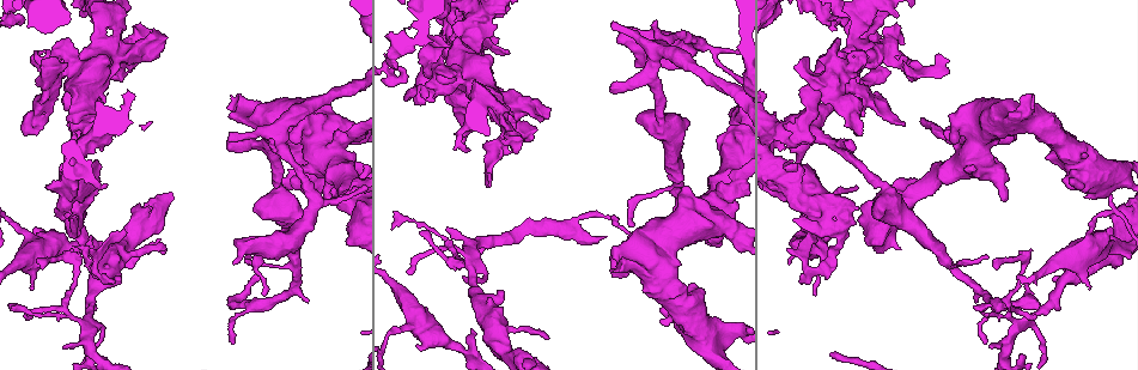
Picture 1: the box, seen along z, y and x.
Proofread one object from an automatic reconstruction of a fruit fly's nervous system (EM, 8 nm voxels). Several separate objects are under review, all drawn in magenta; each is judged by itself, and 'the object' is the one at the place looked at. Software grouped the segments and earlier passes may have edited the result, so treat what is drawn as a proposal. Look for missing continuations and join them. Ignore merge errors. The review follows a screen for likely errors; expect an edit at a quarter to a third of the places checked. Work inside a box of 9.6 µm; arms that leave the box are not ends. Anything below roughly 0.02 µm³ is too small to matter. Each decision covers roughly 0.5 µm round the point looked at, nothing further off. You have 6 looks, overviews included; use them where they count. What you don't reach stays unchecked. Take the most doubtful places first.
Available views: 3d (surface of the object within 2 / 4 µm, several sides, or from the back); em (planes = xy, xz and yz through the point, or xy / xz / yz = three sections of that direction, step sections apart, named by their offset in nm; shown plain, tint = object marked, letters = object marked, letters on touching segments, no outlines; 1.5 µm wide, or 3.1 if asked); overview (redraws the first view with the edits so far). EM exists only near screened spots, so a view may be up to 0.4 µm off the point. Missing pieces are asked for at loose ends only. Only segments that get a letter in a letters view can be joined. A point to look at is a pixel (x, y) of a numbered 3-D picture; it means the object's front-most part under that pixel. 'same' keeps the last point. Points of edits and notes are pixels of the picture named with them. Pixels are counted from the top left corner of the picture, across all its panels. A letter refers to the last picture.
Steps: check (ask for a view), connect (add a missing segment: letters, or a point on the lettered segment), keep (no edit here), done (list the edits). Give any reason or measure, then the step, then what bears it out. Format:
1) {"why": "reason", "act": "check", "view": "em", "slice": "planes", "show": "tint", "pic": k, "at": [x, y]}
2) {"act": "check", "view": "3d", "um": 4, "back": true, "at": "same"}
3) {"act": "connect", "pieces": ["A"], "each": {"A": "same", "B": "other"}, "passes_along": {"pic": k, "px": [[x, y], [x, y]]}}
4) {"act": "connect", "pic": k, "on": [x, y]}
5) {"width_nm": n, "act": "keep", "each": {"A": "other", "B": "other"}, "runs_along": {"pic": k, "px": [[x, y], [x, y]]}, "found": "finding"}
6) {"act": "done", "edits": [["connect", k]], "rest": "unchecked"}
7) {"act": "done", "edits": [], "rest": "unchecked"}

{"why": "stops while still wide", "act": "check", "view": "em", "slice": "xz", "step": 8, "show": "tint", "pic": 1, "at": [788, 260]}

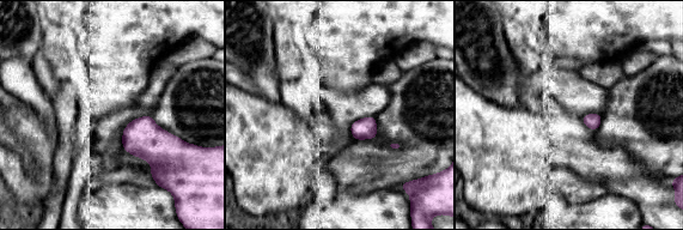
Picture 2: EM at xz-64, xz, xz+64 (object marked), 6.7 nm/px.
{"why": "cut it another way", "act": "check", "view": "em", "slice": "planes", "show": "letters", "at": "same"}

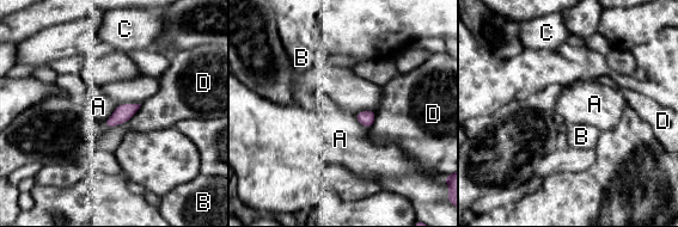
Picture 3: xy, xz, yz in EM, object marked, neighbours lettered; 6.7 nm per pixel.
{"act": "keep", "each": {"A": "other", "B": "other", "C": "other", "D": "other"}, "border": {"pic": 3, "px": [[354, 115], [361, 124], [370, 128]]}, "found": "no lettered segment goes on from it"}

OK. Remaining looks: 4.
{"why": "tapers out", "act": "check", "view": "3d", "um": 2, "pic": 1, "at": [166, 248]}

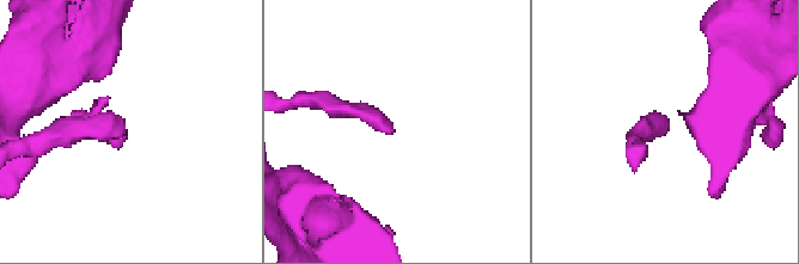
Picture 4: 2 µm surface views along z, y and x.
{"act": "check", "view": "em", "slice": "planes", "show": "letters", "pic": 4, "at": [664, 132]}

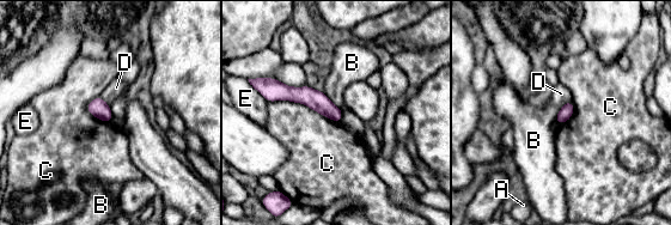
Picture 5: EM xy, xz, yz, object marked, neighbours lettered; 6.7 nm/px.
{"longest_contact_nm": ["C", 500], "act": "keep", "each": {"A": "other", "B": "other", "C": "other", "D": "other", "E": "other"}, "runs_along": {"pic": 5, "px": [[269, 90], [306, 95], [339, 115]]}, "found": "no lettered segment goes on from it"}

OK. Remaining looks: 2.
{"why": "an open end", "act": "check", "view": "3d", "um": 2, "pic": 1, "at": [234, 343]}

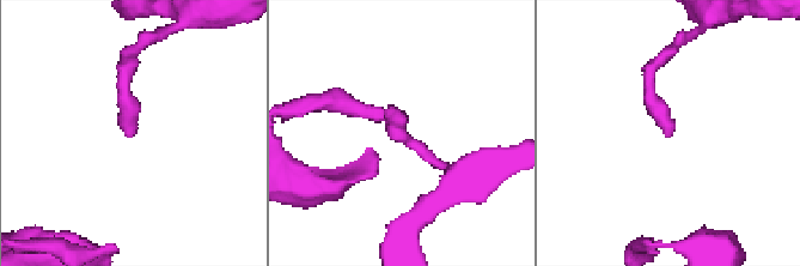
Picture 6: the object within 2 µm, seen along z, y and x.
{"act": "check", "view": "em", "slice": "planes", "show": "letters", "pic": 6, "at": [128, 134]}

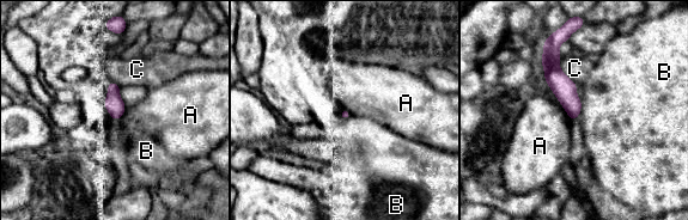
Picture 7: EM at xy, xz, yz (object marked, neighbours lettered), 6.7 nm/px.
{"act": "keep", "each": {"A": "other", "B": "other", "C": "other"}, "border": {"pic": 7, "px": [[348, 117], [345, 120]]}, "found": "none of them fits"}

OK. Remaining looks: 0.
{"act": "done", "edits": [], "rest": "unchecked"}

